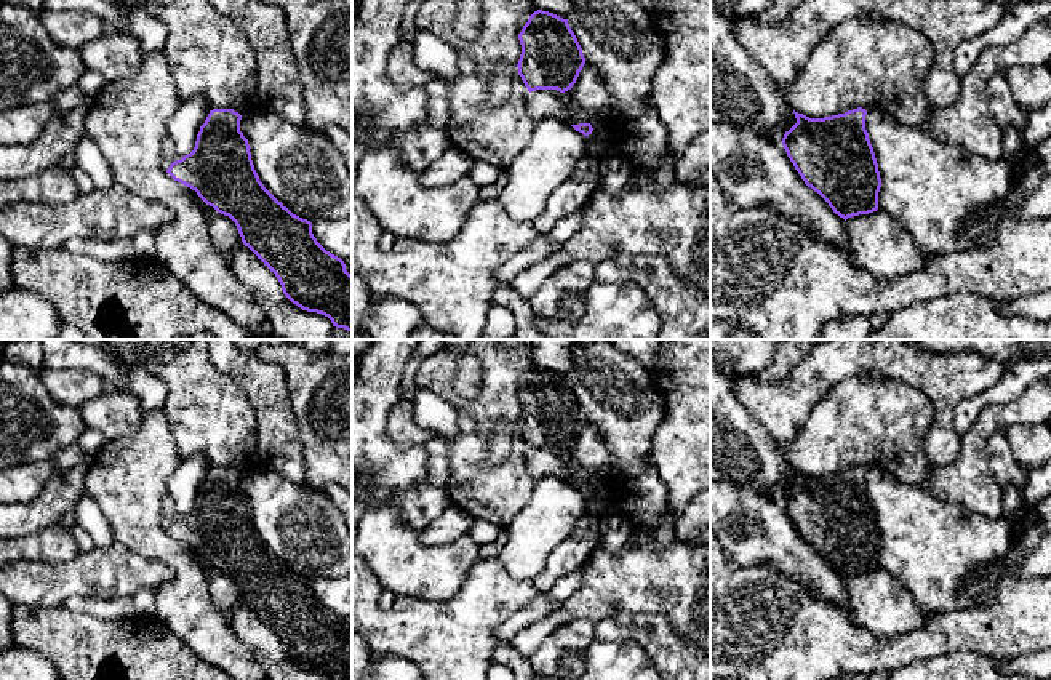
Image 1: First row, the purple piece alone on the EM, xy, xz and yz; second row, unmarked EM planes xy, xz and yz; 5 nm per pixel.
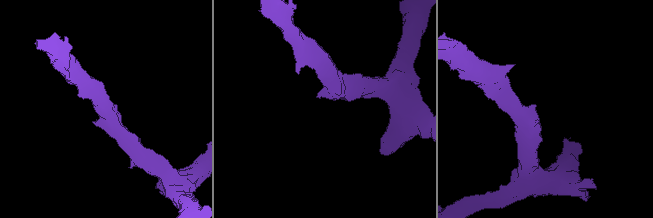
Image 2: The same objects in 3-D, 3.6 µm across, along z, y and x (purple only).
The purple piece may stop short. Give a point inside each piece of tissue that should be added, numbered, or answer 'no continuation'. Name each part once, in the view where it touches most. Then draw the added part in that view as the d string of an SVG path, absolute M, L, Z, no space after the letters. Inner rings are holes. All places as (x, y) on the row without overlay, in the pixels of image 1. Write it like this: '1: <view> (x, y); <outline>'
1: xy (170, 512); M166 498L166 501L163 502L163 528L166 530L173 520L181 518L182 515L184 514L179 514L176 510L171 499Z

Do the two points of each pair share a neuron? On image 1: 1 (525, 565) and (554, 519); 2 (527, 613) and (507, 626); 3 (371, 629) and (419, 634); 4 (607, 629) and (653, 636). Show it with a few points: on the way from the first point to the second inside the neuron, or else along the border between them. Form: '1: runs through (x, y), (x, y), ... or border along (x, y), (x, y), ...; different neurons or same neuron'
1: runs through (525, 554), (528, 544), (543, 530); same neuron
2: runs through (522, 618), (512, 624); same neuron
3: runs through (383, 631), (408, 631); same neuron
4: runs through (618, 629), (642, 629); same neuron

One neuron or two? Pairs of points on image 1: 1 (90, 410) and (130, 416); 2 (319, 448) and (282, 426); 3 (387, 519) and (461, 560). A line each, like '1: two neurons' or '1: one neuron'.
1: one neuron
2: two neurons
3: one neuron

